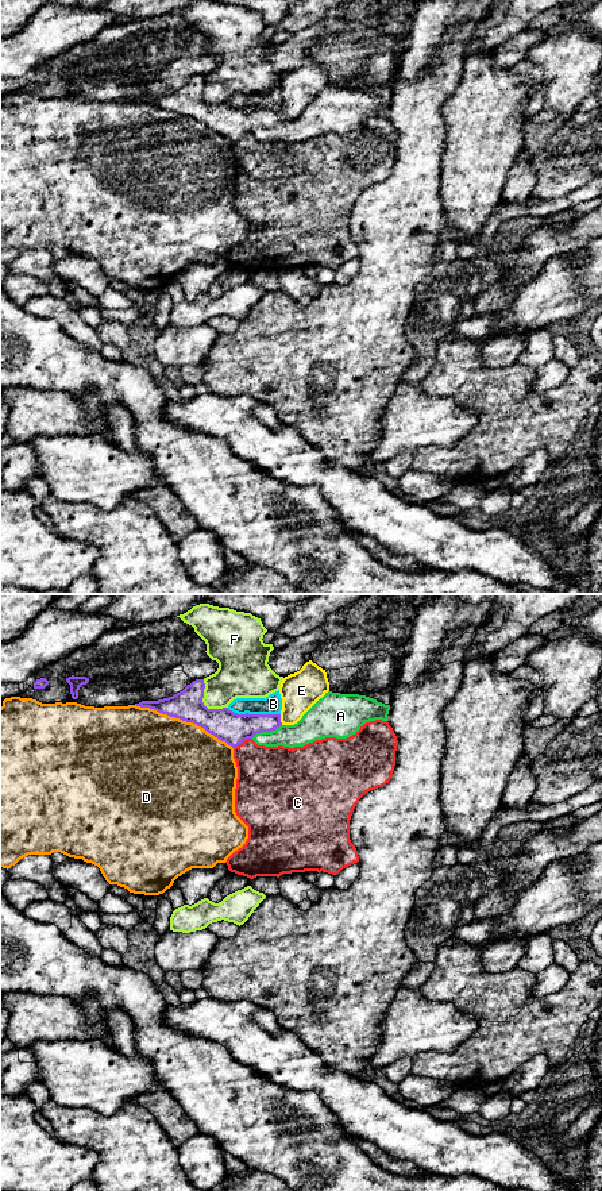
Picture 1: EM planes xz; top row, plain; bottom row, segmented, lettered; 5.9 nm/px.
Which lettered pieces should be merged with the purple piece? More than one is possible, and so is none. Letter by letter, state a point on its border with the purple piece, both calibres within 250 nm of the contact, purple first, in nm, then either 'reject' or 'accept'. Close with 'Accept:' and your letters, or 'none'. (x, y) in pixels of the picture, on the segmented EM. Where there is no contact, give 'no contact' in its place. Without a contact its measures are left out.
A: xz (266, 731) | 190/160 nm | accept
B: xz (254, 715) | 190/110 nm | reject
C: xz (242, 742) | 190/360 nm | reject
D: xz (184, 720) | 190/500 nm | reject
E: xz (280, 720) | 160/220 nm | reject
F: xz (203, 704) | 190/240 nm | reject
Accept: A

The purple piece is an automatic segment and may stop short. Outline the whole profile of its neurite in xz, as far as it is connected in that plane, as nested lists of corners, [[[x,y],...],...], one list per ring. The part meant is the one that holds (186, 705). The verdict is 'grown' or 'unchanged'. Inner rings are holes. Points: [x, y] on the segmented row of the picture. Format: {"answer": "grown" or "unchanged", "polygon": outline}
{"answer": "grown", "polygon": [[[196,679],[173,697],[158,701],[142,701],[135,705],[154,709],[162,714],[175,717],[186,722],[193,722],[219,740],[225,741],[232,748],[238,747],[247,739],[252,739],[258,745],[283,745],[289,748],[304,747],[325,737],[347,739],[355,735],[366,722],[375,720],[387,721],[390,710],[390,705],[385,705],[366,695],[328,691],[302,716],[297,724],[283,725],[281,722],[281,714],[238,714],[228,708],[208,709],[202,702],[204,689],[204,679]]]}

